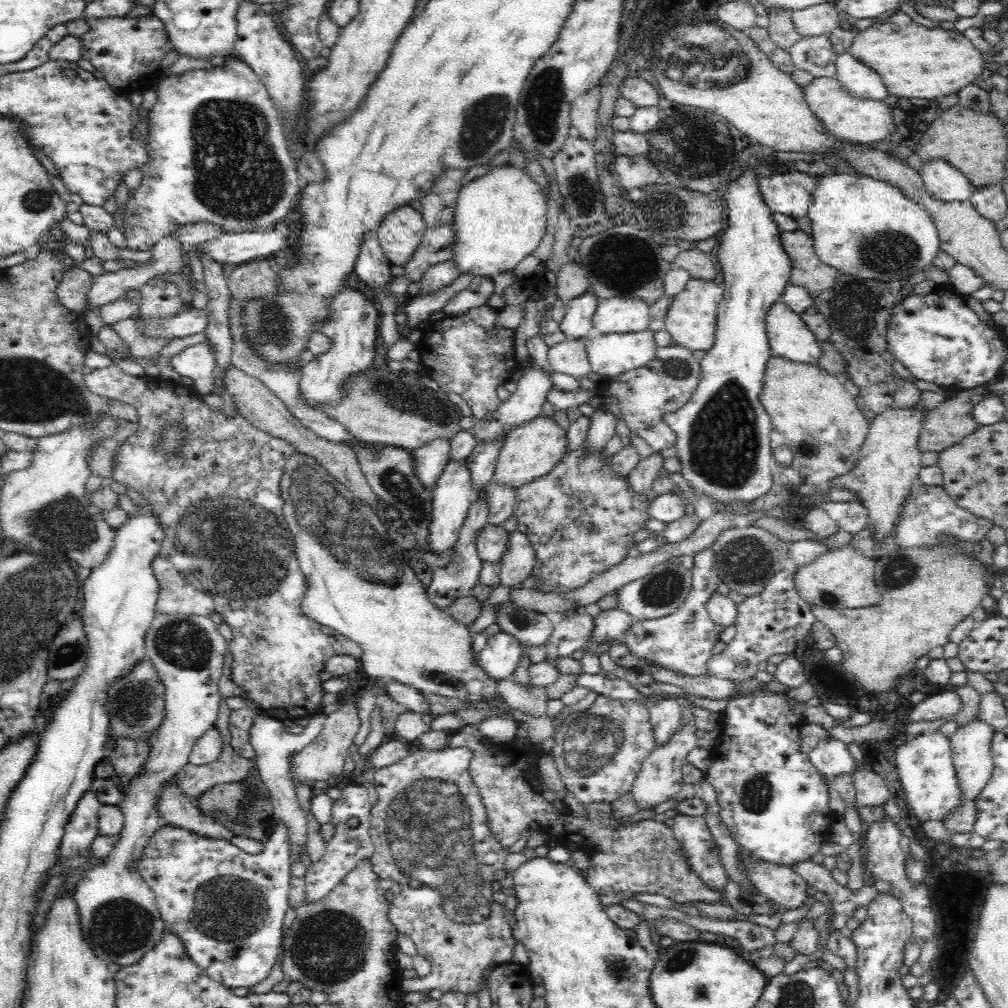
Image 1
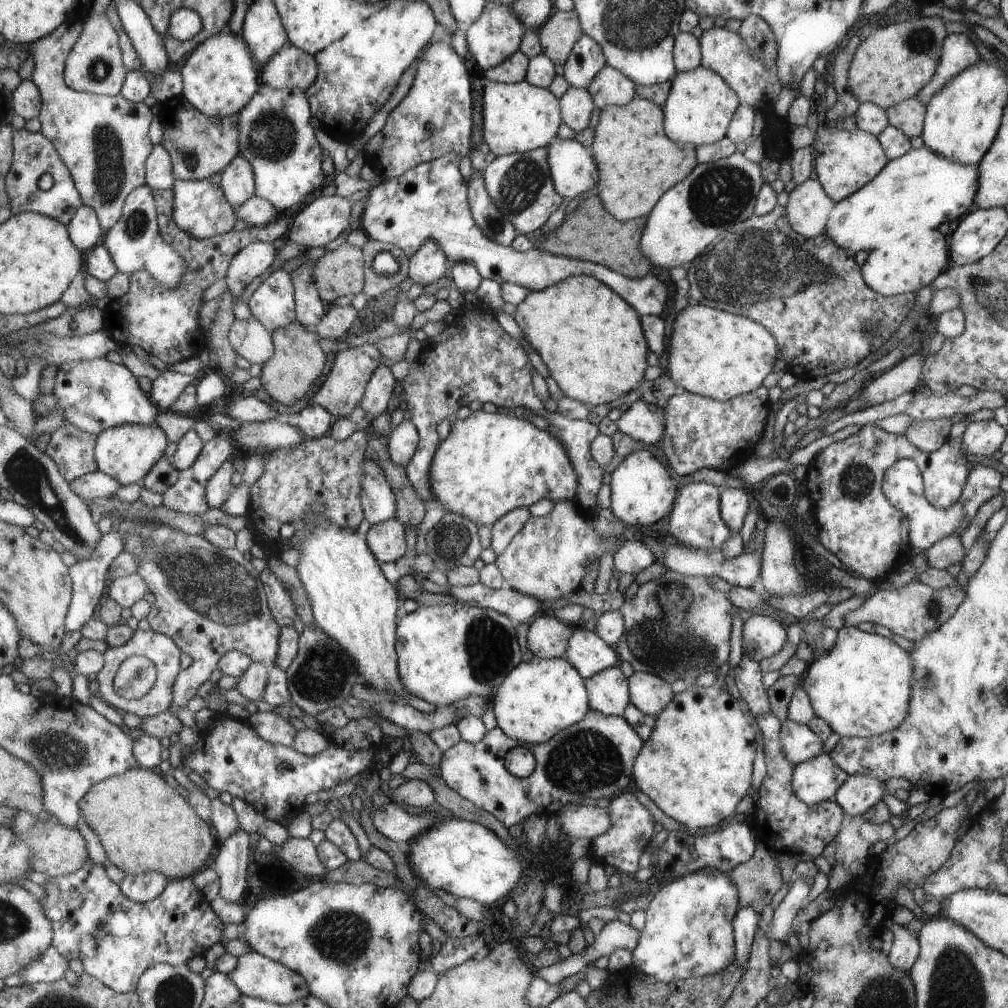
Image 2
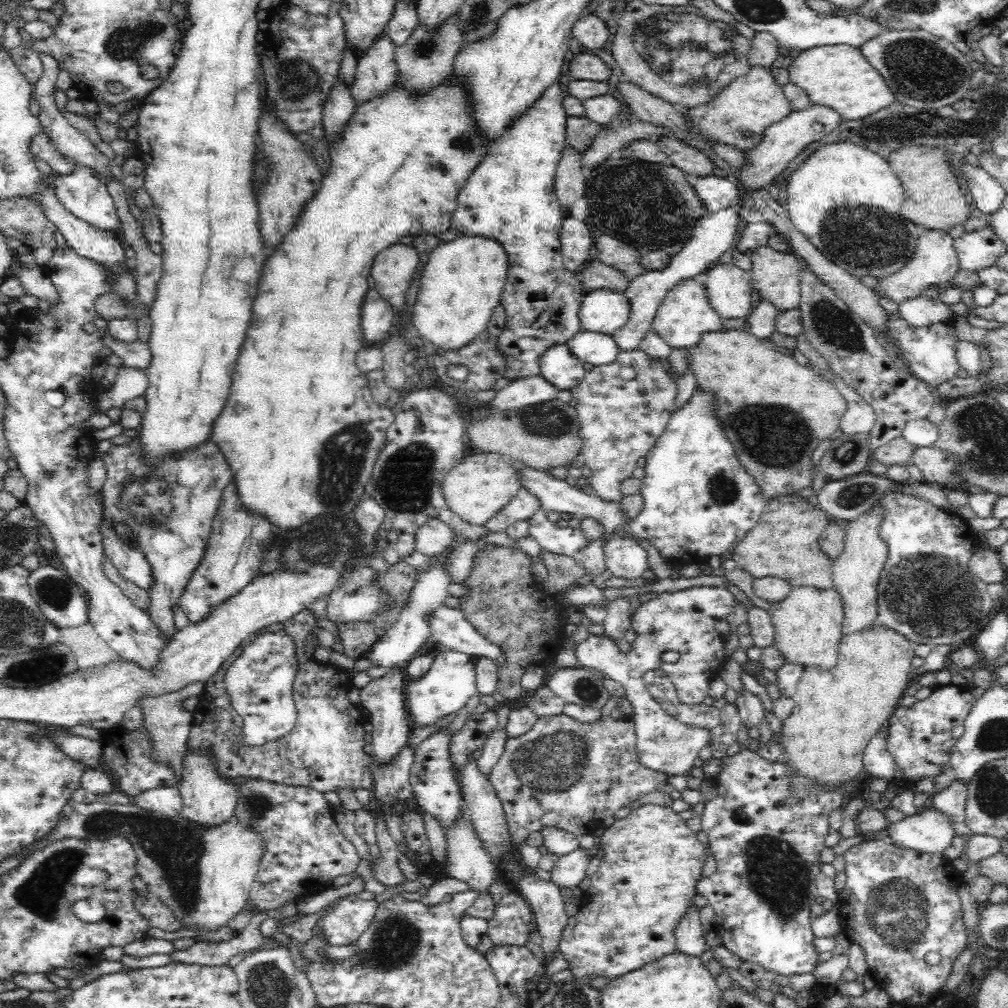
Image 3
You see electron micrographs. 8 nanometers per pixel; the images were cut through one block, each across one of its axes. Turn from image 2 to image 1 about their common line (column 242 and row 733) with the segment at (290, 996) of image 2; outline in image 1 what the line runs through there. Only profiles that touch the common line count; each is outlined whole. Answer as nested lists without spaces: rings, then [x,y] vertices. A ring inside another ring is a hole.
[[[976,717],[972,718],[972,722],[960,726],[954,732],[954,736],[949,738],[951,754],[953,755],[953,766],[956,770],[956,782],[958,782],[958,787],[960,787],[960,804],[942,822],[944,827],[948,831],[952,831],[953,834],[972,833],[974,830],[976,822],[975,800],[993,772],[991,740],[994,734],[988,724]]]

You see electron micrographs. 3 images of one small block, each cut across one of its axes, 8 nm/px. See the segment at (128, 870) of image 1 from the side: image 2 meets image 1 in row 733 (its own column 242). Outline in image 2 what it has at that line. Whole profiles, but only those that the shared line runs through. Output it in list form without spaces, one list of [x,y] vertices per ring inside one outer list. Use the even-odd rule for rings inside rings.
[[[235,156],[222,171],[220,187],[234,212],[240,205],[255,196],[255,175],[252,166],[243,156]]]

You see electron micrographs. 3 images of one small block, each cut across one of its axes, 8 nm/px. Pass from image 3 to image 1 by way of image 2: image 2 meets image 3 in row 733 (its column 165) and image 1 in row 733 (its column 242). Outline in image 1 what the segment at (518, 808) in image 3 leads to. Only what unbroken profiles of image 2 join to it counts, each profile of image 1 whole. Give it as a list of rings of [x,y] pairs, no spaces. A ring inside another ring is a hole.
[[[599,695],[592,706],[582,711],[584,712],[569,710],[569,714],[560,725],[556,726],[554,723],[554,727],[557,728],[552,737],[556,745],[549,755],[554,758],[566,790],[572,792],[580,804],[612,803],[630,791],[644,760],[647,760],[656,748],[649,706],[640,700],[612,700],[610,697]]]

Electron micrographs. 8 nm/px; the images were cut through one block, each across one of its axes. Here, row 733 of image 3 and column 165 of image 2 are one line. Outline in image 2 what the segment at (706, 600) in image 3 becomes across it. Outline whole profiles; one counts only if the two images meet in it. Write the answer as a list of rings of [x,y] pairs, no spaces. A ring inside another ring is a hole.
[[[138,630],[134,634],[134,638],[132,638],[132,640],[130,640],[126,645],[123,645],[122,647],[110,646],[105,652],[107,664],[97,676],[97,679],[101,684],[99,695],[102,696],[102,699],[109,706],[115,708],[120,713],[133,713],[142,719],[161,714],[162,712],[167,711],[167,708],[170,705],[171,689],[180,672],[181,654],[182,652],[180,651],[180,648],[174,643],[172,638],[153,631],[143,632]],[[134,656],[144,656],[153,662],[157,668],[157,681],[153,685],[152,690],[150,690],[145,696],[142,696],[140,699],[130,701],[124,699],[116,691],[115,681],[123,664]]]

